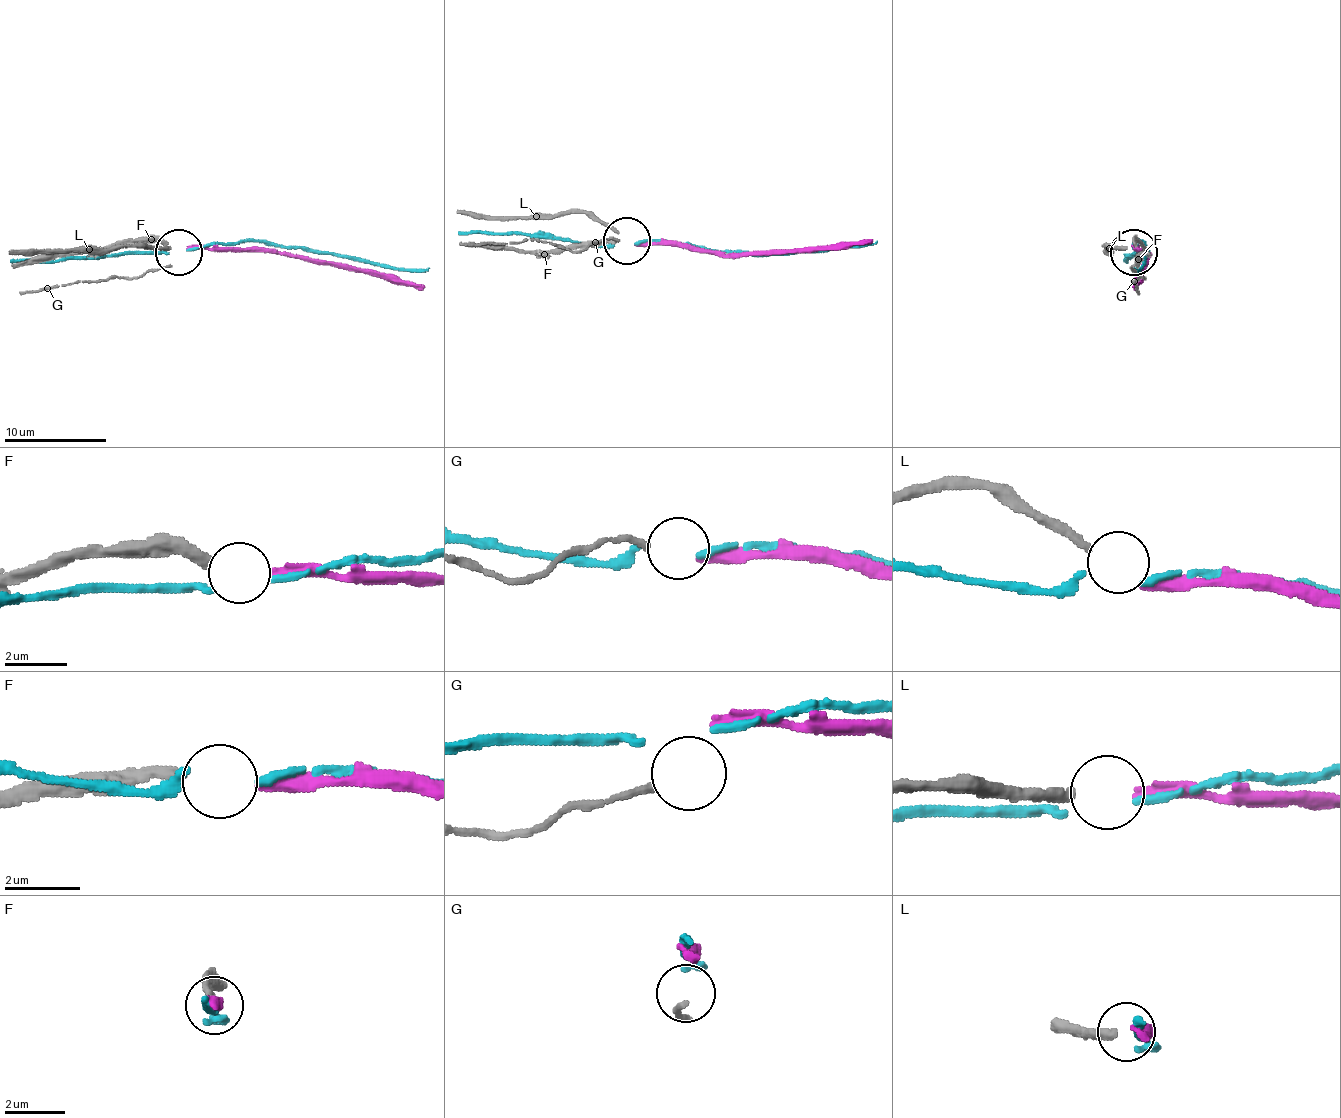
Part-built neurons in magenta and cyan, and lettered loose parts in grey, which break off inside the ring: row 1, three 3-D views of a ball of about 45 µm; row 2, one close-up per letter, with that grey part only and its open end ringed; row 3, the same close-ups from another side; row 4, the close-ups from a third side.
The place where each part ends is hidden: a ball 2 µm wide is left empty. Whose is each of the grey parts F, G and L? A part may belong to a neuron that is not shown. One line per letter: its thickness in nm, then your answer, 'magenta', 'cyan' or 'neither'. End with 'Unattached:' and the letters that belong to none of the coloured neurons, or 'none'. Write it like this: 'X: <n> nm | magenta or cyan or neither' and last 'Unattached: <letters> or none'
F: 320 nm | magenta
G: 190 nm | neither
L: 280 nm | neither
Unattached: G, L

